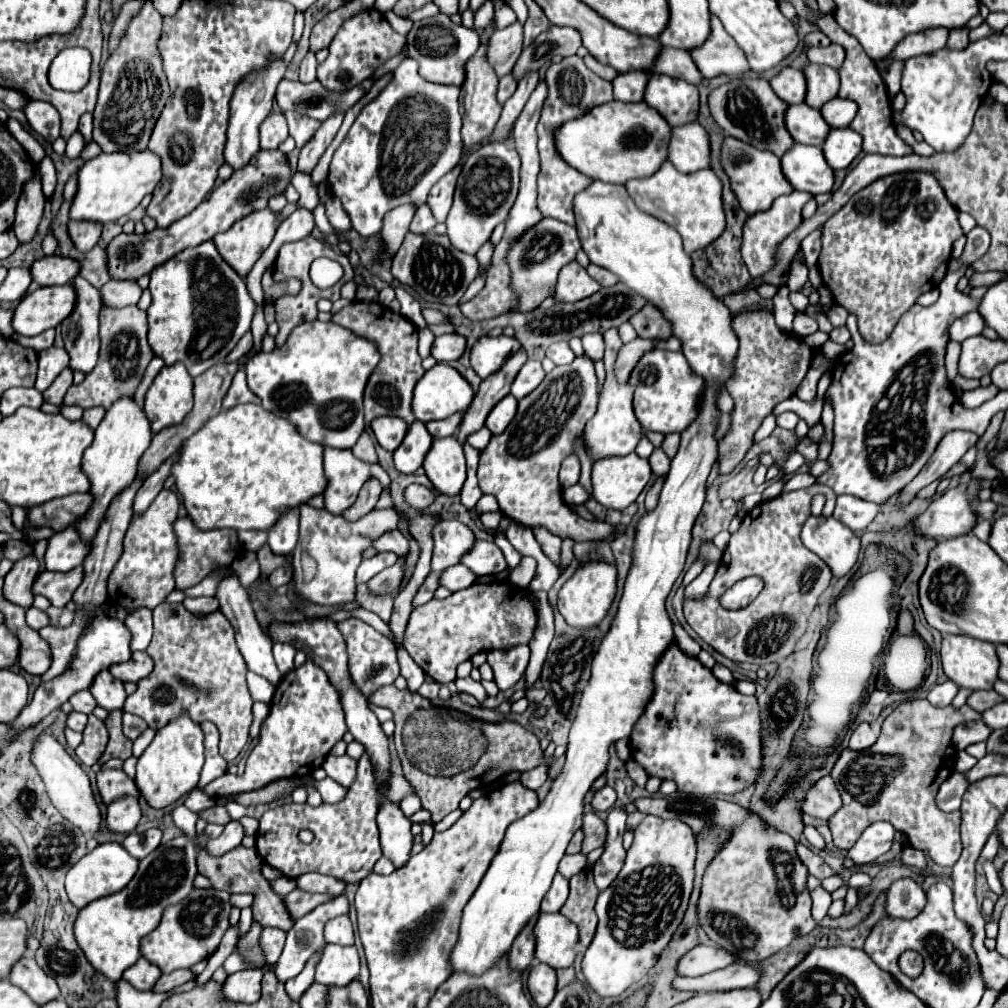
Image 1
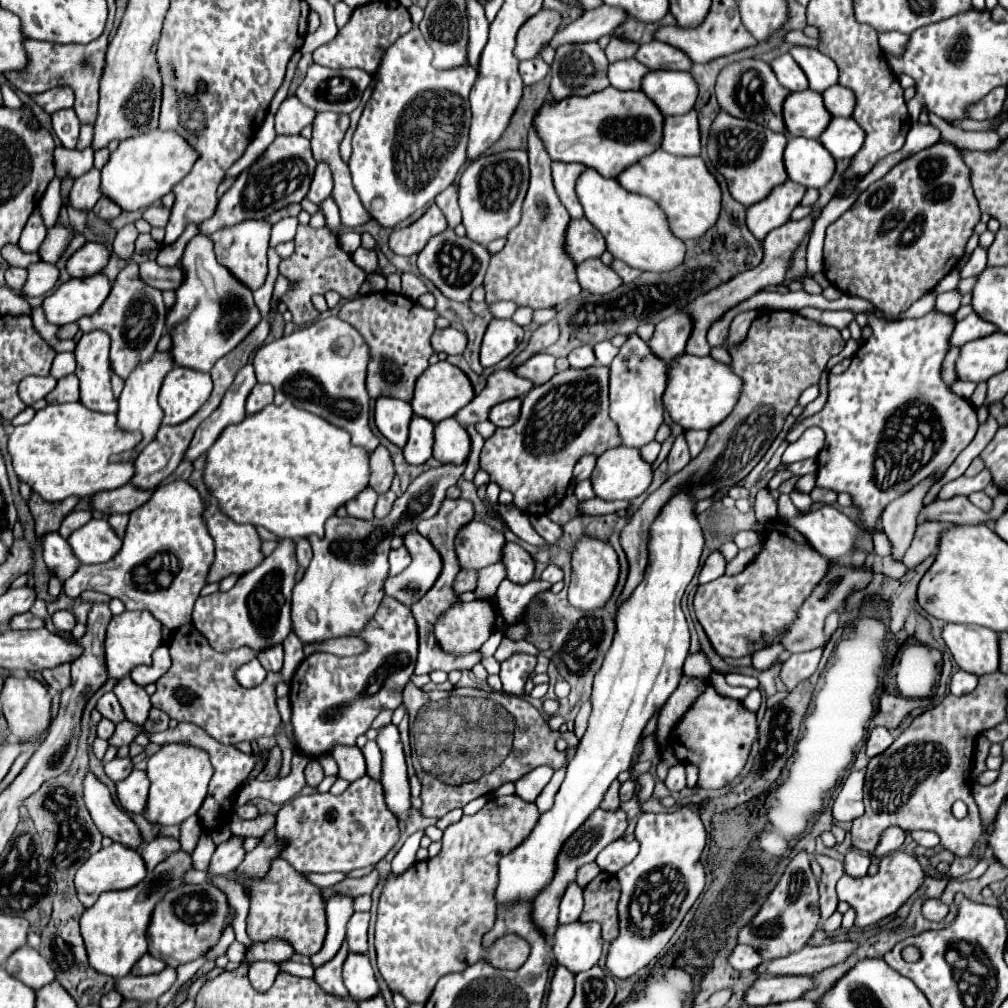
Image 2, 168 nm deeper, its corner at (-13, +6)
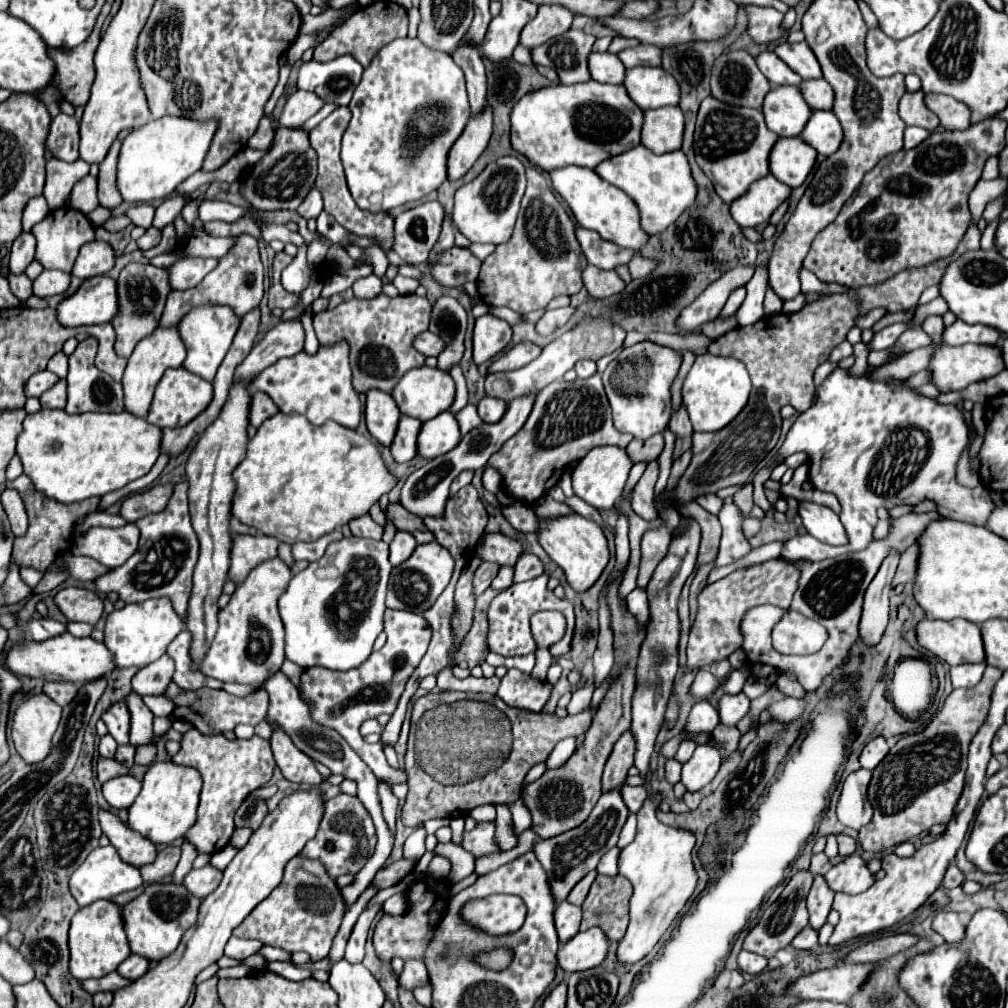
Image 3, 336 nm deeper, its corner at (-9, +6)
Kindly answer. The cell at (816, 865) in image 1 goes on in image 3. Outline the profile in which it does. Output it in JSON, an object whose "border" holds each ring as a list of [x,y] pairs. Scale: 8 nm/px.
{"border":[[[816,875],[814,877],[814,885],[806,897],[806,903],[808,903],[808,913],[810,913],[810,923],[808,927],[812,929],[820,929],[824,923],[826,923],[826,917],[830,913],[830,907],[832,907],[832,899],[834,899],[834,893],[832,889],[826,885],[824,877]]]}

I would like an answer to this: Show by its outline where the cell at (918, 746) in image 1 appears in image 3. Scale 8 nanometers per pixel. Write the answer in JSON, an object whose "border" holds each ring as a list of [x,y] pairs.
{"border":[[[988,665],[976,687],[954,689],[934,721],[922,733],[902,737],[874,769],[868,787],[868,801],[874,807],[874,817],[858,835],[858,843],[864,851],[882,853],[884,849],[928,831],[932,825],[946,825],[952,819],[964,787],[968,745],[988,715],[990,695],[1000,675],[1002,671]]]}

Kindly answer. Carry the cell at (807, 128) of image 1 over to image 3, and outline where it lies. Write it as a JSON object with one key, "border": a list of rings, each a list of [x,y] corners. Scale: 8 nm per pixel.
{"border":[[[784,85],[768,91],[768,95],[764,97],[762,113],[770,131],[778,133],[780,137],[796,137],[808,123],[812,109],[808,107],[808,103],[804,103],[798,87]]]}

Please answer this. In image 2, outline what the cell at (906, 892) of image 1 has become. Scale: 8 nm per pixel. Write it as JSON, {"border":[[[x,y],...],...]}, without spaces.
{"border":[[[924,899],[922,903],[922,915],[930,921],[942,921],[948,913],[948,907],[940,899]]]}

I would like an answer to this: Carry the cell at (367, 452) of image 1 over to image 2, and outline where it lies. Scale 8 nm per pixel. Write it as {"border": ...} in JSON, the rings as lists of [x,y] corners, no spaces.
{"border":[[[378,445],[370,455],[370,487],[376,493],[384,493],[390,489],[394,477],[394,461],[384,445]]]}

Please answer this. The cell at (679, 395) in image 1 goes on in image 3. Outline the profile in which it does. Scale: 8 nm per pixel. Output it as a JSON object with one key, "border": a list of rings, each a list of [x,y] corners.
{"border":[[[700,355],[696,357],[684,387],[682,387],[682,399],[688,407],[690,421],[694,431],[720,431],[724,429],[736,415],[744,409],[744,403],[748,403],[752,383],[750,375],[738,359],[732,357],[716,357],[716,355]]]}

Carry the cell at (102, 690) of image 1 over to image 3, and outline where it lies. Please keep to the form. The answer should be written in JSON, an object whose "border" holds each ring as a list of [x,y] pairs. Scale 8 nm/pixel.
{"border":[[[130,693],[126,697],[126,705],[132,715],[132,729],[130,729],[130,743],[134,747],[138,745],[150,745],[154,741],[154,731],[152,731],[152,711],[144,705],[142,697],[138,693]]]}

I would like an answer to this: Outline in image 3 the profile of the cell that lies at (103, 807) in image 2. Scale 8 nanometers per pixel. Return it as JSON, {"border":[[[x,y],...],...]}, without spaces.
{"border":[[[100,811],[100,825],[102,831],[108,835],[110,843],[116,847],[122,861],[126,861],[132,867],[144,867],[156,859],[156,847],[148,839],[136,835],[136,831],[130,831],[116,815],[108,811]]]}

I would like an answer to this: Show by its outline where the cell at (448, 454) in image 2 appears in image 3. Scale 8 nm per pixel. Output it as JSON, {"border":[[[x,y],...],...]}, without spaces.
{"border":[[[444,411],[444,415],[436,415],[436,419],[422,423],[416,447],[420,457],[434,459],[438,455],[452,451],[458,443],[460,443],[458,421],[450,411]]]}

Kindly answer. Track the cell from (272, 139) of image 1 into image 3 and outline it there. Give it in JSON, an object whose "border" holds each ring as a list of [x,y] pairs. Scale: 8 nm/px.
{"border":[[[296,91],[294,95],[288,97],[282,117],[280,117],[280,127],[302,127],[312,115],[316,115],[324,107],[324,101],[318,95],[312,95],[310,91]]]}

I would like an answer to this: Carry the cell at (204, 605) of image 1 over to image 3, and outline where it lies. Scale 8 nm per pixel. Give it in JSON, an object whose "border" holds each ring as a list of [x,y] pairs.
{"border":[[[270,559],[258,565],[244,583],[238,585],[230,603],[218,613],[218,633],[202,663],[202,673],[224,683],[250,685],[262,689],[272,673],[284,663],[284,625],[278,613],[278,597],[288,585],[292,573],[282,559]]]}

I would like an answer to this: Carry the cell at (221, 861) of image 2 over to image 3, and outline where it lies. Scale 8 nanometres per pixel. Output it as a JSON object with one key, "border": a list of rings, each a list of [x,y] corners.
{"border":[[[204,865],[202,869],[192,869],[186,875],[184,887],[198,899],[206,899],[220,885],[220,879],[222,873],[218,869],[214,869],[212,865]]]}

